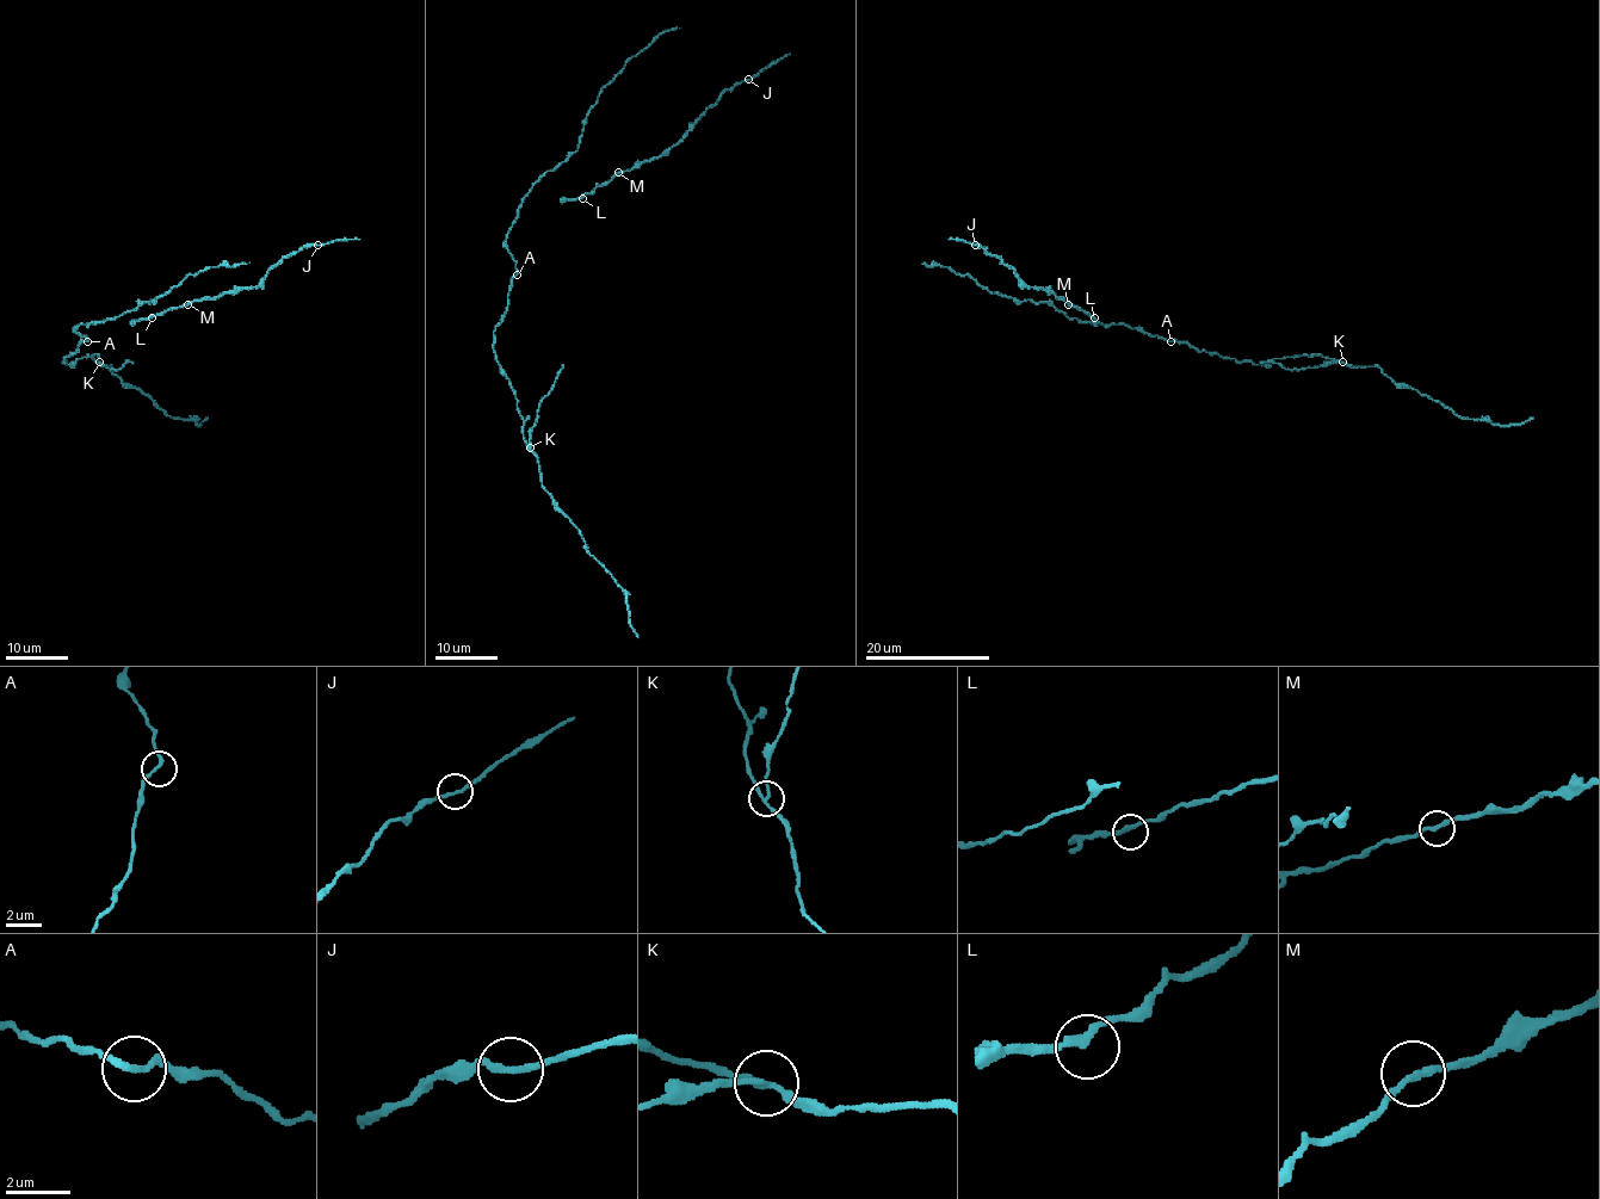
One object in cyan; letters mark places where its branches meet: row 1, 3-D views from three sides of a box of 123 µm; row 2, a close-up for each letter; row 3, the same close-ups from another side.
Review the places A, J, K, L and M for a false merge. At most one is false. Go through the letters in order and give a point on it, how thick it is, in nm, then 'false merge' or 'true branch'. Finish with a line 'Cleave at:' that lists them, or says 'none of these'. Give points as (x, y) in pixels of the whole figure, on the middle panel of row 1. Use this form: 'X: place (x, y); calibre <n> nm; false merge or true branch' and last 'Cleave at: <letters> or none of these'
A: place (517, 274); calibre 190 nm; true branch
J: place (748, 79); calibre 200 nm; true branch
K: place (530, 447); calibre 180 nm; false merge
L: place (582, 198); calibre 200 nm; true branch
M: place (618, 172); calibre 200 nm; true branch
Cleave at: K

